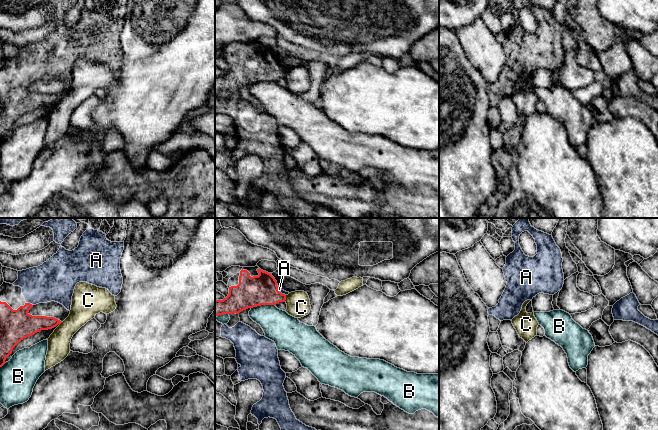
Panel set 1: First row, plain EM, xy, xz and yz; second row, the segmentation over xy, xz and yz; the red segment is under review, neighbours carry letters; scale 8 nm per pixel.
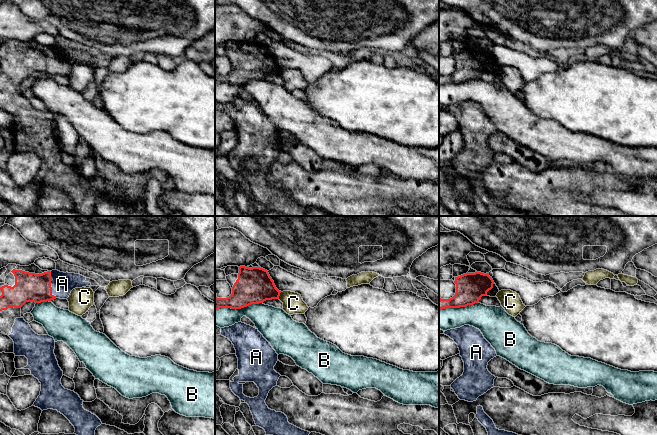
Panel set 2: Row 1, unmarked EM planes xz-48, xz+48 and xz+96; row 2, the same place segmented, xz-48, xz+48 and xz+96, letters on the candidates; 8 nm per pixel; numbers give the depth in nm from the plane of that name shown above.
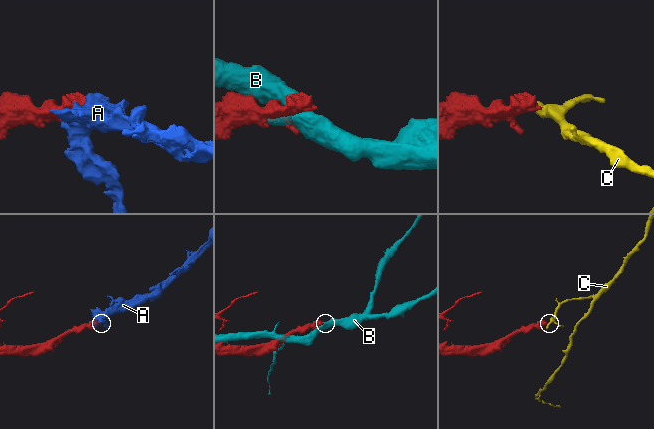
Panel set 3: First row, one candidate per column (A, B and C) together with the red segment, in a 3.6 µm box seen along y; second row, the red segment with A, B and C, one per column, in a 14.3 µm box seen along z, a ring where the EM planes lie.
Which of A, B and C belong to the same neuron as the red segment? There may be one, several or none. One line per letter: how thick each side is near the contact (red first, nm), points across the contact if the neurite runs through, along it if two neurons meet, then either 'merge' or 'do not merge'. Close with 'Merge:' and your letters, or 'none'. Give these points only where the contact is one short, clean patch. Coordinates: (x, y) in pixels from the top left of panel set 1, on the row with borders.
A: 260/320 nm | merge
B: 240/260 nm | do not merge
C: 240/190 nm | along xz (286, 295), (284, 301) | do not merge
Merge: A

